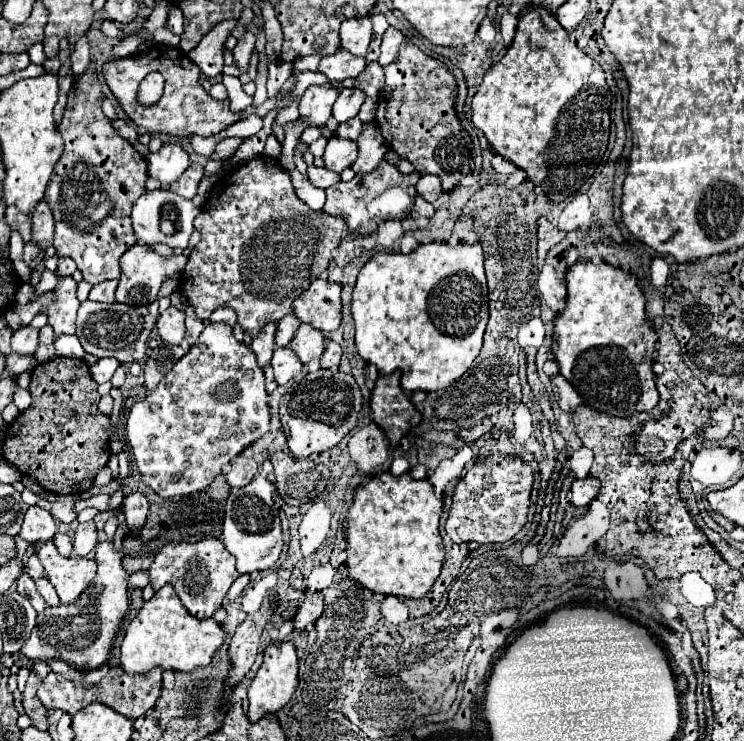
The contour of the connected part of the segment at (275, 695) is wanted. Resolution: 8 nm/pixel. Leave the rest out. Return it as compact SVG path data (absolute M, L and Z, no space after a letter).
M283 642L279 646L267 646L265 648L265 658L263 664L259 668L259 672L255 674L251 686L249 686L249 712L247 718L251 722L261 720L267 714L277 714L293 696L295 688L297 688L297 654L295 654L295 646L291 642Z

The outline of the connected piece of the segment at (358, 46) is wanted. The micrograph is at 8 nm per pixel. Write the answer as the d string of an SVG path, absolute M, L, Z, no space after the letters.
M369 16L365 18L347 18L341 22L341 48L351 52L353 56L367 56L367 48L371 42L371 20Z

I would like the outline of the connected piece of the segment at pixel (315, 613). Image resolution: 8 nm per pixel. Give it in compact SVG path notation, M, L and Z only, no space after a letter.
M319 592L307 596L293 618L295 630L307 630L309 626L313 626L319 620L321 614L323 614L323 596Z

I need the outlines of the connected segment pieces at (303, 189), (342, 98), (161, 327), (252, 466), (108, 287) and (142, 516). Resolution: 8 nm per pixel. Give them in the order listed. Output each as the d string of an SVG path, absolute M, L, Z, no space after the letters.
M297 170L291 172L291 180L295 186L295 192L299 196L299 200L303 200L309 208L313 210L321 210L325 204L325 192L321 188L315 188L309 184L309 180L305 180Z
M343 88L339 92L337 102L333 104L333 116L337 122L345 122L353 116L357 116L359 108L363 106L367 94L363 94L363 90L355 90L355 88Z
M169 306L159 318L157 318L157 330L159 336L167 344L181 344L185 338L185 314L177 308Z
M239 454L231 462L231 468L225 476L227 476L227 482L231 488L241 488L241 486L249 484L255 478L255 474L257 474L257 462L253 458L245 458Z
M117 280L99 282L91 288L89 298L95 302L115 302L115 288L117 288Z
M133 492L133 494L125 496L123 514L125 514L125 522L129 528L135 528L135 530L141 528L147 520L147 514L149 514L149 502L147 502L145 494Z

